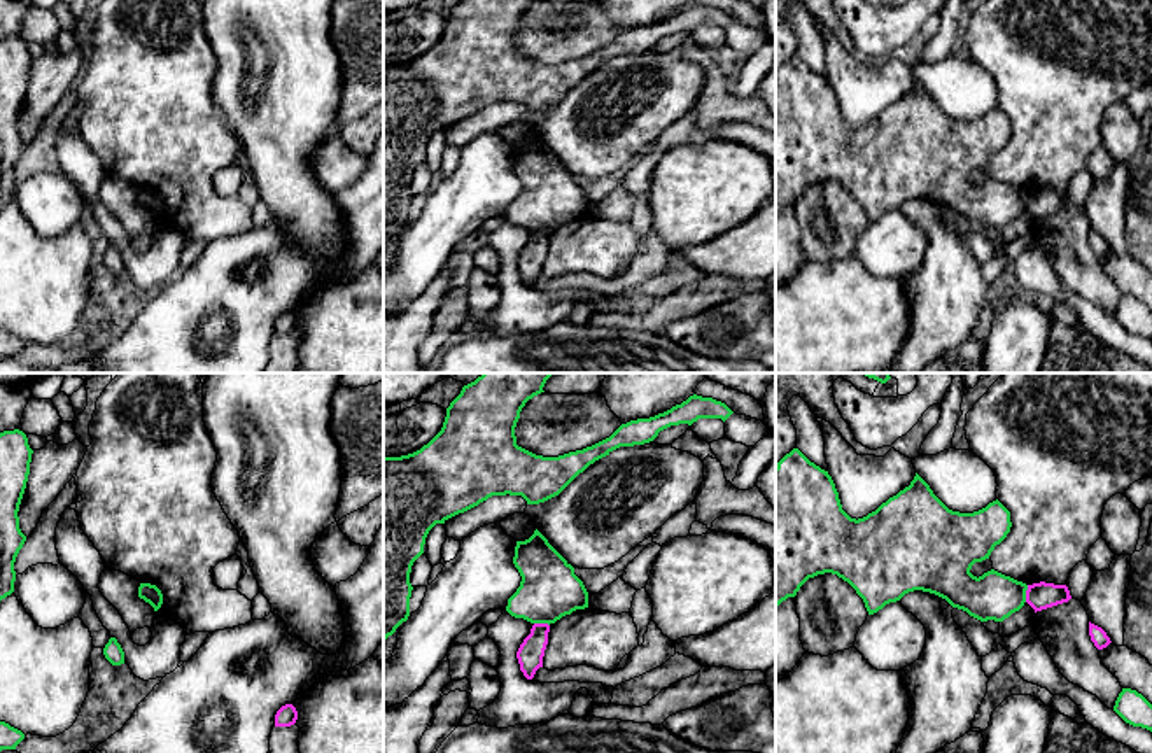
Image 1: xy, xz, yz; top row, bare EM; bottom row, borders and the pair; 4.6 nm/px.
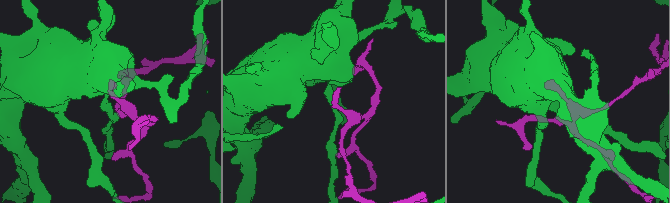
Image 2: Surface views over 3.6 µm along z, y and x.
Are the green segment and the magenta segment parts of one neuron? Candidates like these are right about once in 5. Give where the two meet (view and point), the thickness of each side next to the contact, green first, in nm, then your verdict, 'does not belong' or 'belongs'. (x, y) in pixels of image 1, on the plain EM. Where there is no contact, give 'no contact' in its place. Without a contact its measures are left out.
contact yz (1025, 202); calibres 220 and 130 nm; does not belong

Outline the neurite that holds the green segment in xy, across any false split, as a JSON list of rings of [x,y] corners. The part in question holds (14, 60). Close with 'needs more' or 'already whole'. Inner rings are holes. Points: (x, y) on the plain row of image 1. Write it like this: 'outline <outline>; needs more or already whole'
outline [[[23,39],[0,40],[0,208],[14,200],[14,170],[26,144],[19,137],[19,112],[33,58]]]; already whole

